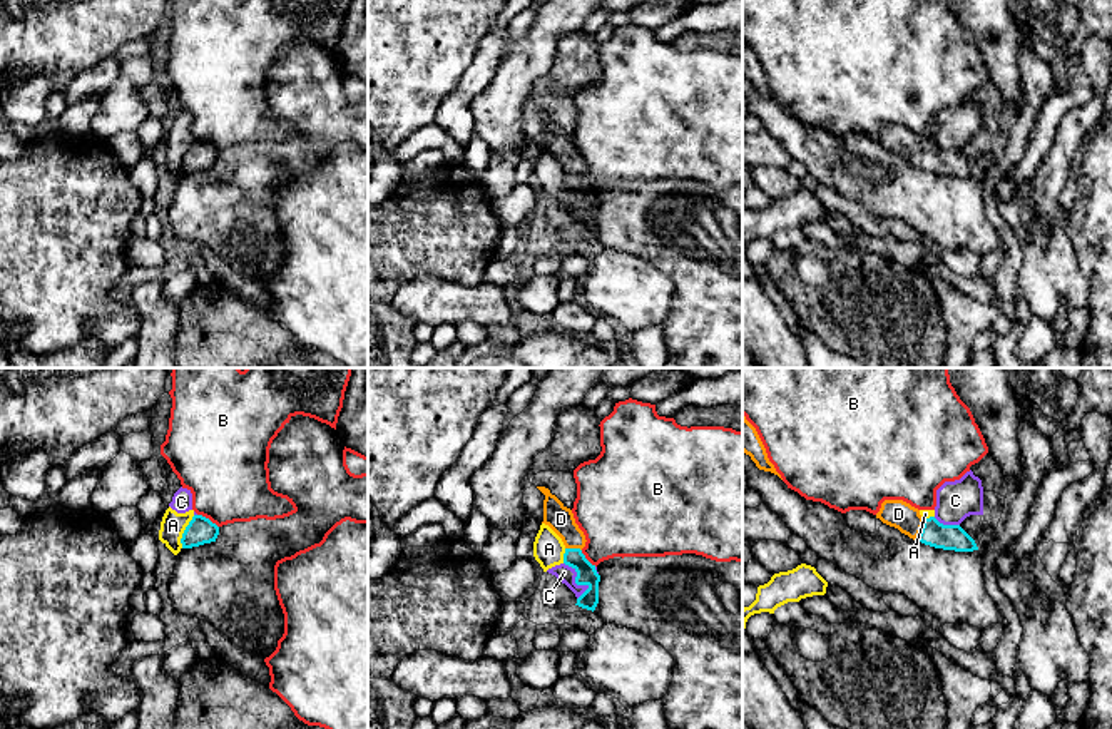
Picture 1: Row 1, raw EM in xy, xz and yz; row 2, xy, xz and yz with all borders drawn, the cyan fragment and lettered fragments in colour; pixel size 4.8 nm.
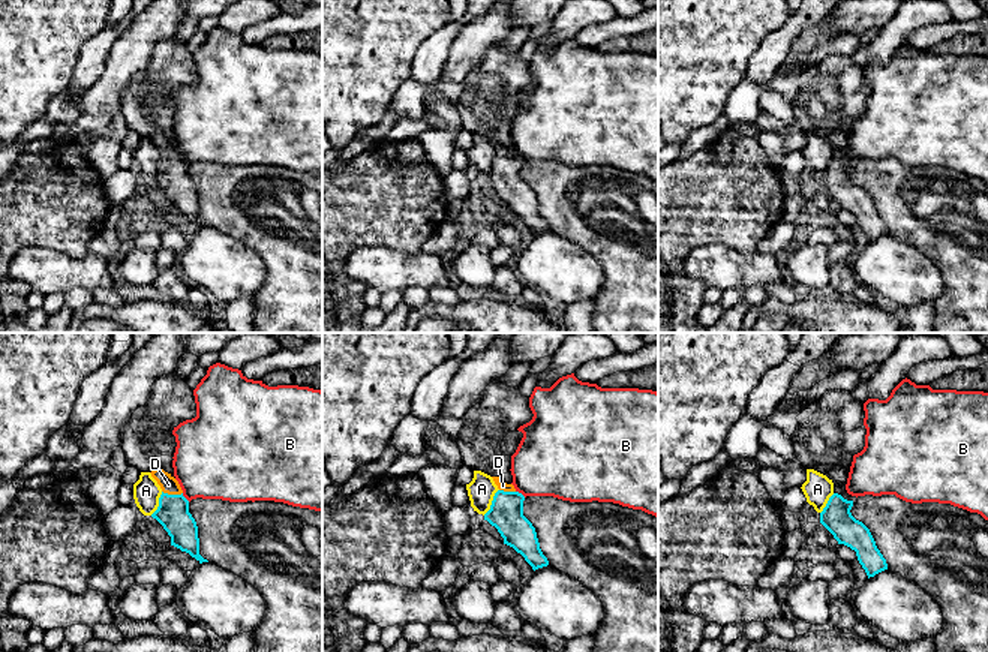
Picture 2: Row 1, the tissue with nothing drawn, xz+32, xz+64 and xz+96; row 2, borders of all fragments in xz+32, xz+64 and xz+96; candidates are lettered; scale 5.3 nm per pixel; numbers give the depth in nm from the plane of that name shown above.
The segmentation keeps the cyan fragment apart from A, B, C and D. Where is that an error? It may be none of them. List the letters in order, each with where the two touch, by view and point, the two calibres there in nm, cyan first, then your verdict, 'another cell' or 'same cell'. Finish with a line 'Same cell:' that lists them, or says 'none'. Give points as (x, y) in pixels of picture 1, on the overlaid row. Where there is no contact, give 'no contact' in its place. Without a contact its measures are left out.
A: meets cyan in xy at (184, 532); 130 nm thick on the cyan side, 120 nm on the other; another cell
B: meets cyan in xy at (208, 519); 130 nm thick on the cyan side, 400 nm on the other; another cell
C: meets cyan in xz at (577, 584); 100 nm thick on the cyan side, 80 nm on the other; another cell
D: meets cyan in yz at (922, 529); 130 nm thick on the cyan side, 140 nm on the other; same cell
Same cell: D

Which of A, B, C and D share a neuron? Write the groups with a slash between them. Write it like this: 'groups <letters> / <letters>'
groups A C / B / D

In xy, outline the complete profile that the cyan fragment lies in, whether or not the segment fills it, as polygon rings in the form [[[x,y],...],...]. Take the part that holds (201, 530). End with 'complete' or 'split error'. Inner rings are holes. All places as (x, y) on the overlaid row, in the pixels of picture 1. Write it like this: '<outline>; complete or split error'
[[[194,515],[186,527],[181,543],[182,548],[192,548],[204,543],[216,542],[219,527],[202,515]]]; complete

